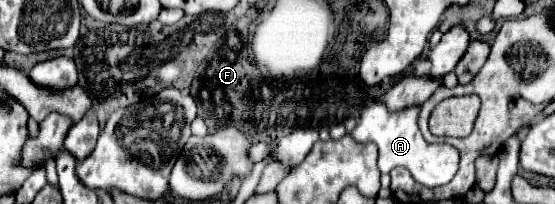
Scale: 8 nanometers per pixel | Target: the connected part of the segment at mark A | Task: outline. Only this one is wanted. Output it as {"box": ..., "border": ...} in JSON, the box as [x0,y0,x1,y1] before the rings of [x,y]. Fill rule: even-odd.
{"box":[350,103,460,187],"border":[[[370,103],[362,109],[360,121],[350,135],[360,143],[372,141],[378,145],[378,167],[382,173],[390,173],[394,167],[406,167],[412,173],[412,177],[426,187],[446,185],[454,179],[456,169],[460,165],[459,152],[446,143],[426,143],[418,127],[418,113],[420,105],[406,107],[404,111],[386,111],[384,103]]]}

